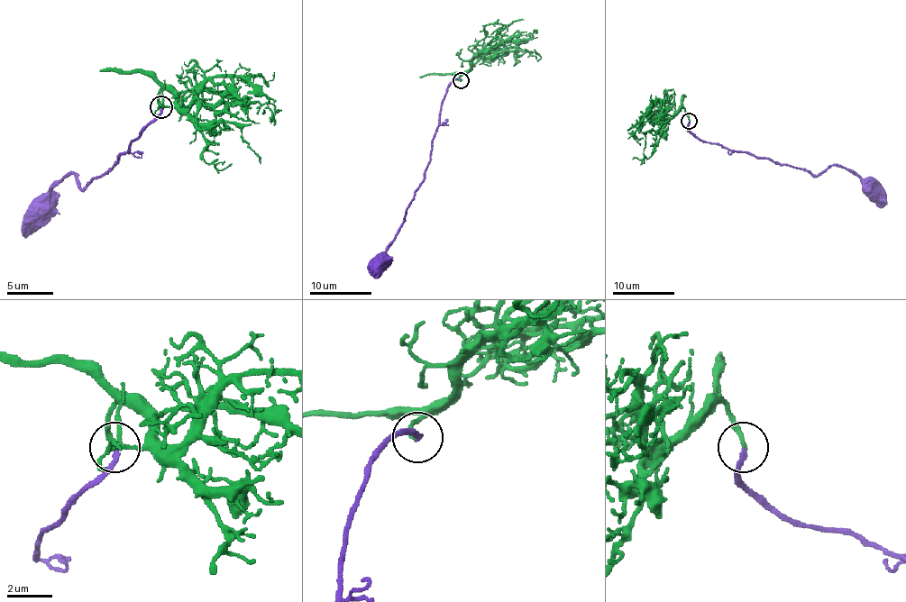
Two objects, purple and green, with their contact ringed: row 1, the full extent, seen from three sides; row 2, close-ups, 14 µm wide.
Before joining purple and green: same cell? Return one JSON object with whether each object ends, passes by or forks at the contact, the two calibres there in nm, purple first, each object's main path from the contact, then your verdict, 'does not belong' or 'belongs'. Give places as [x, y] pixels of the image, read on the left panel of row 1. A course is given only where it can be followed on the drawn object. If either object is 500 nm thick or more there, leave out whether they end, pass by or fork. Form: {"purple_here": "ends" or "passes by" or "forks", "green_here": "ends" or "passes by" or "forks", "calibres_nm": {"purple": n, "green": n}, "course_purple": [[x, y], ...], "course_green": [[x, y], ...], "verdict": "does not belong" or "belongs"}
{"purple_here": "ends", "green_here": "ends", "calibres_nm": {"purple": 190, "green": 180}, "course_purple": [[160, 106], [160, 113], [130, 150], [82, 189], [68, 173], [51, 189], [50, 205], [24, 238]], "course_green": [[160, 106], [162, 87], [183, 106], [197, 104], [223, 113], [234, 102], [271, 104], [271, 123]], "verdict": "belongs"}

